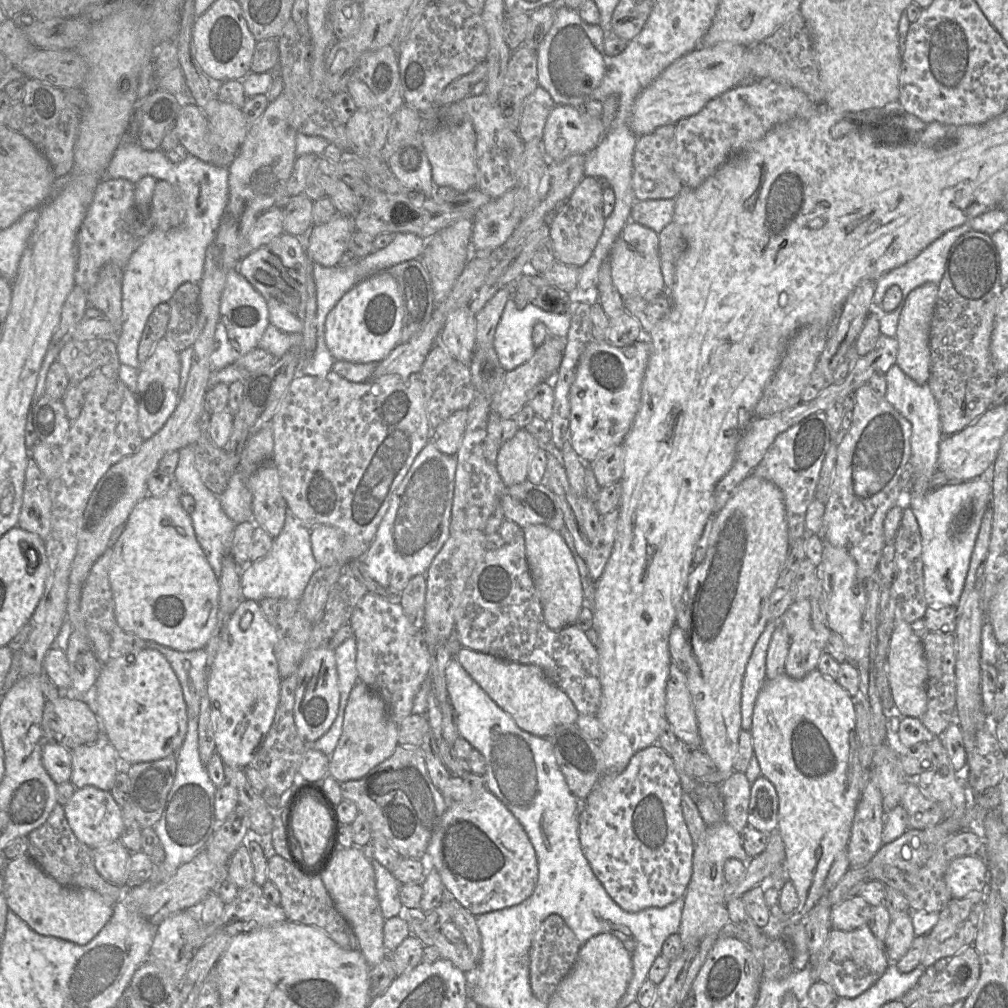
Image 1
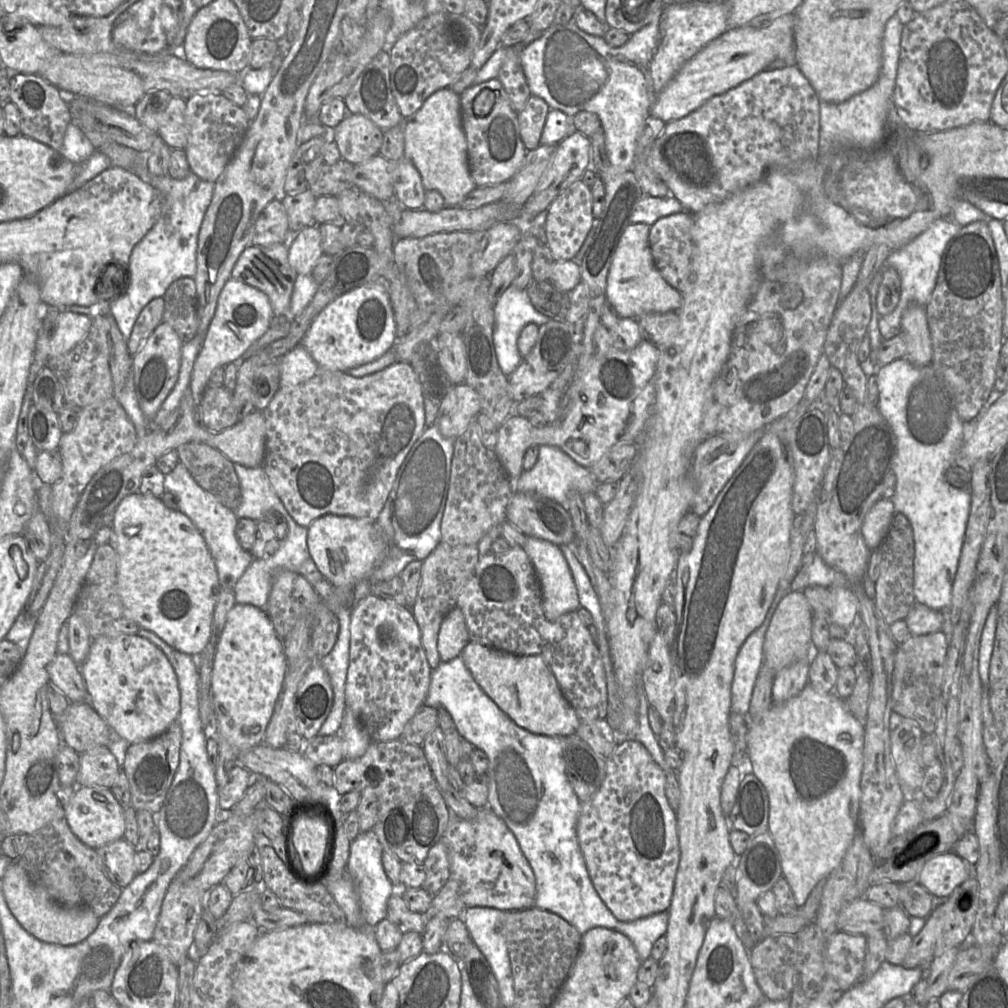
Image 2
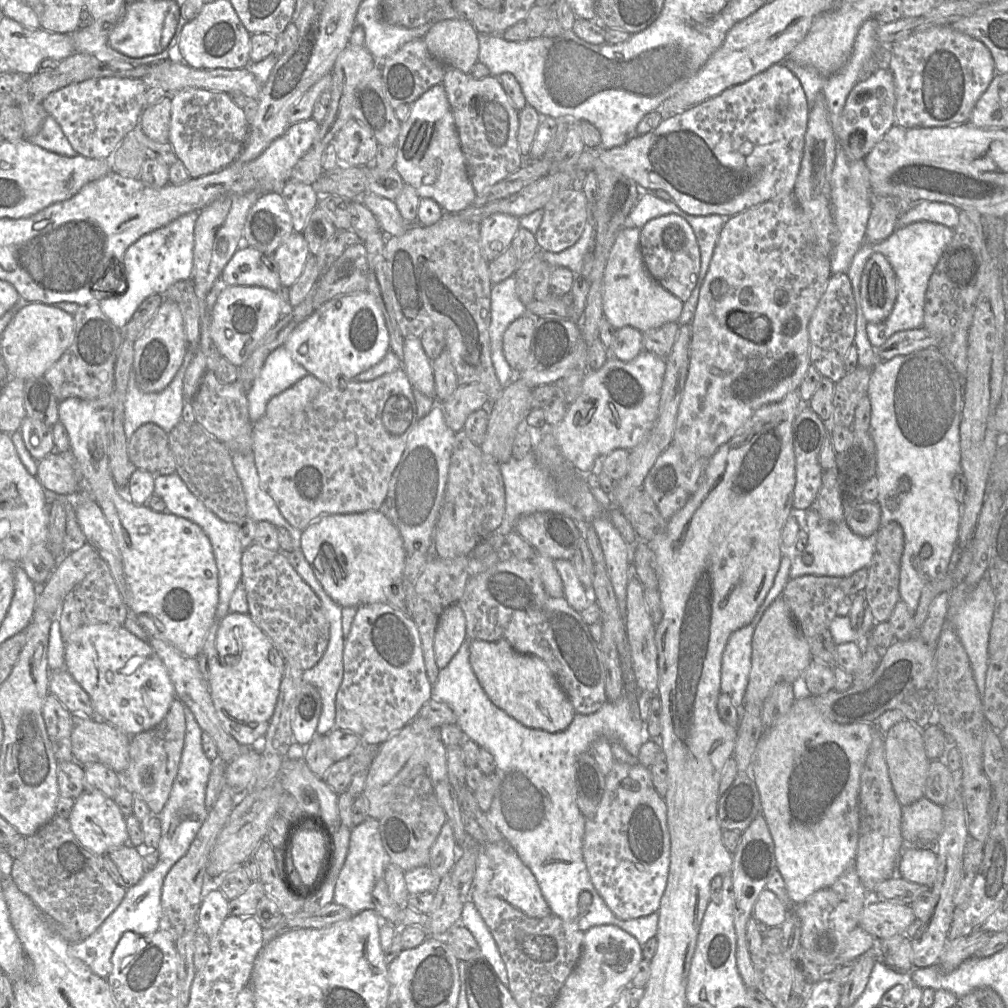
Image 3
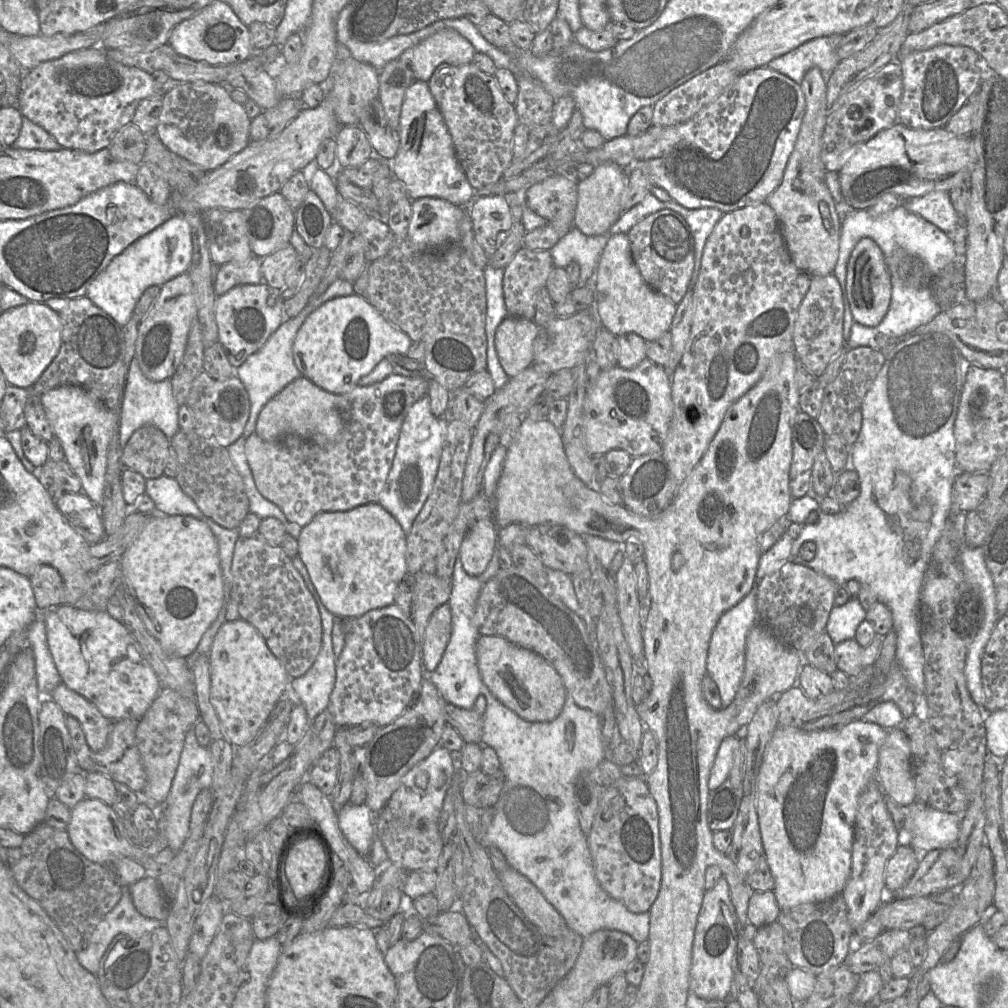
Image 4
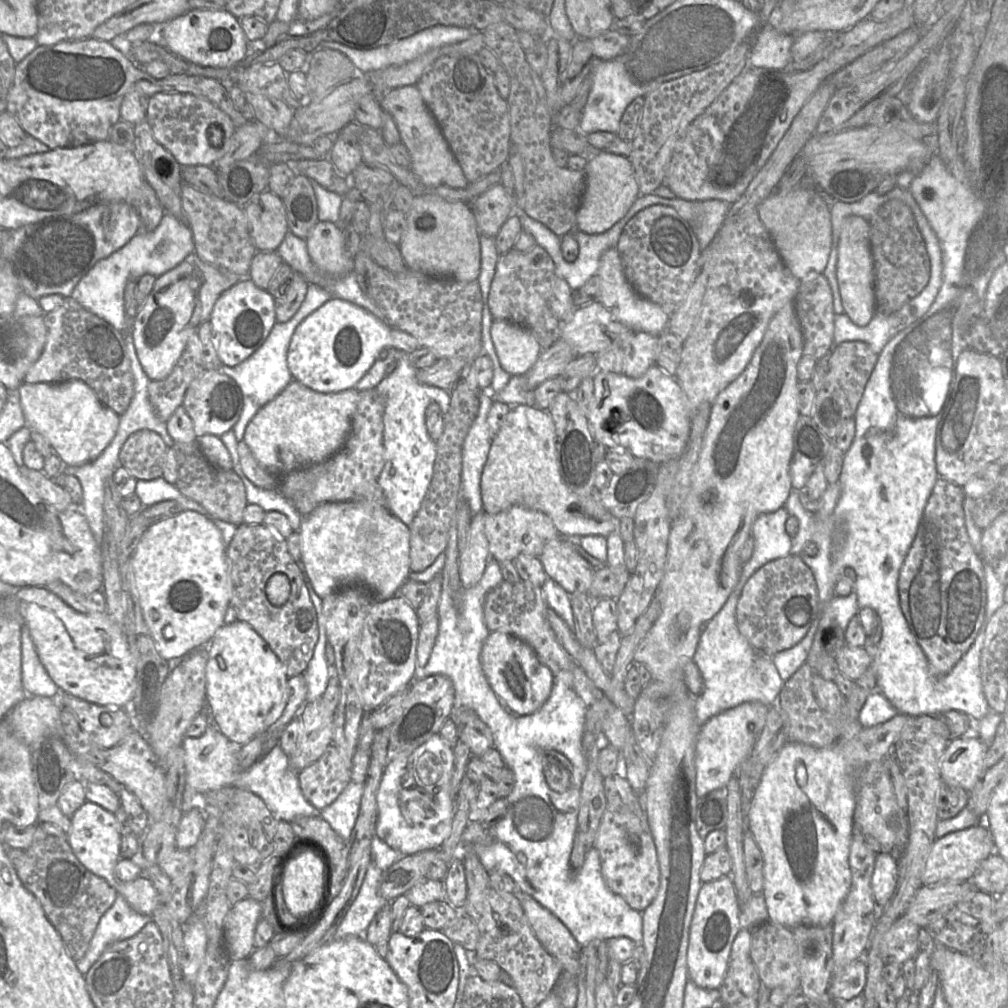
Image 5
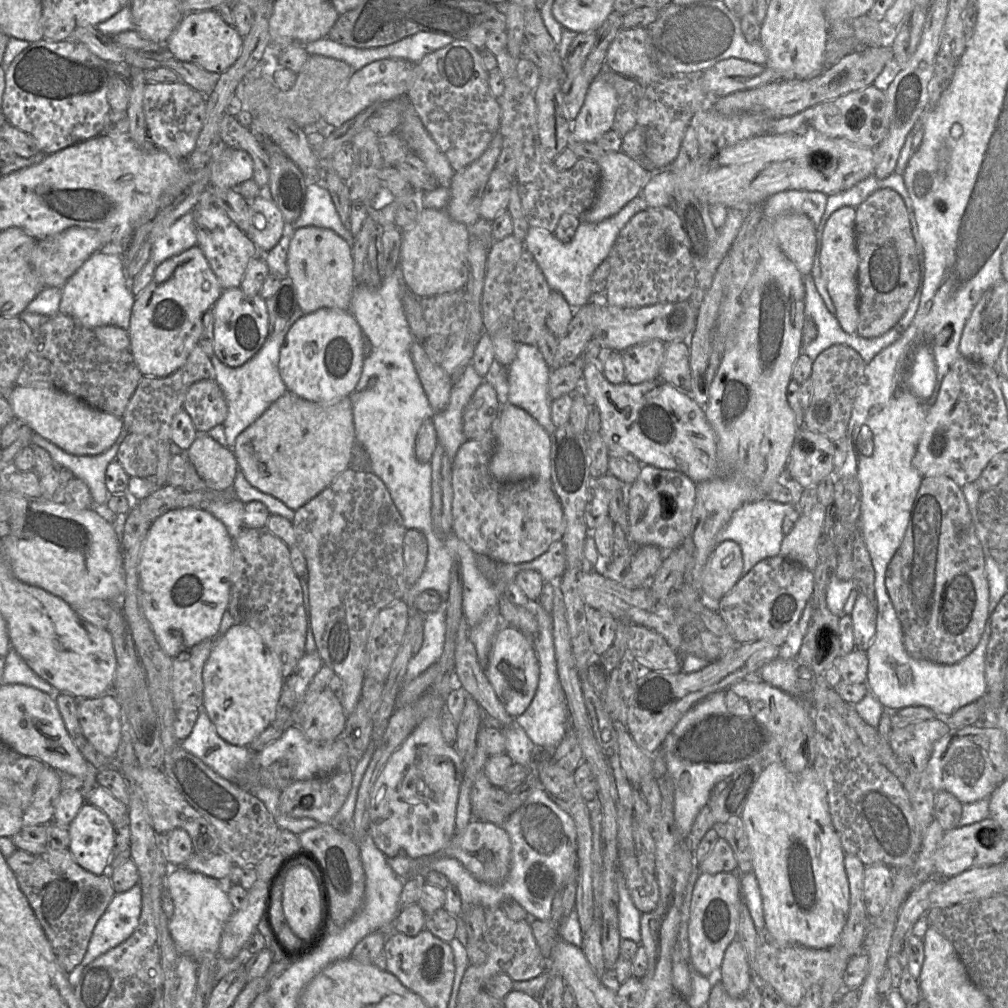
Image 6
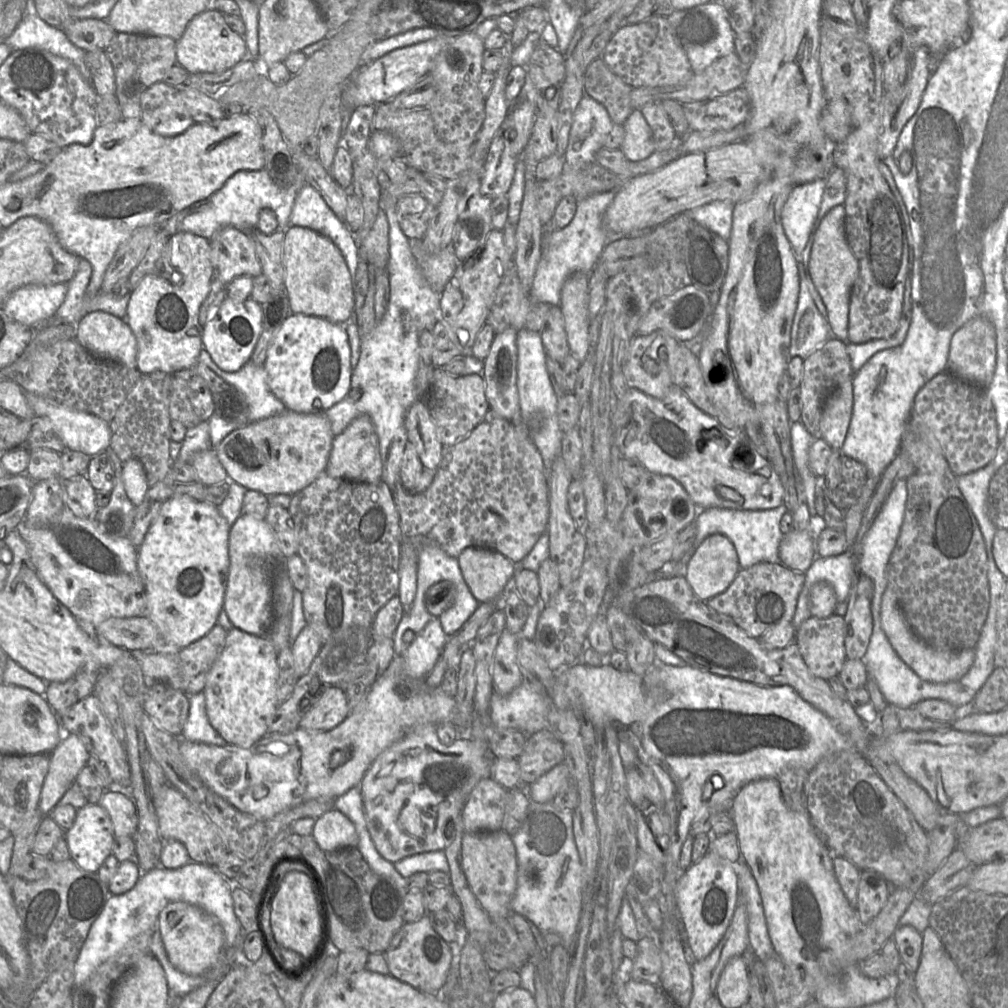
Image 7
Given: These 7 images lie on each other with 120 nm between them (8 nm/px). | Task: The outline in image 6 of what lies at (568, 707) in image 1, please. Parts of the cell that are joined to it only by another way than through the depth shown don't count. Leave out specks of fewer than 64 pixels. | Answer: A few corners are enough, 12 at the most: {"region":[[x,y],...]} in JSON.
{"region":[[511,625],[492,642],[486,673],[507,713],[523,714],[540,664]]}

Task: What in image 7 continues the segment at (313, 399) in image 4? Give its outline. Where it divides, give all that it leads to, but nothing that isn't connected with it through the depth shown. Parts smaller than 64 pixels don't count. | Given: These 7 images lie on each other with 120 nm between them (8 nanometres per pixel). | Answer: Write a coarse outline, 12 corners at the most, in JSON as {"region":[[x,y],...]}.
{"region":[[285,409],[215,449],[229,481],[293,496],[325,472],[324,413]]}

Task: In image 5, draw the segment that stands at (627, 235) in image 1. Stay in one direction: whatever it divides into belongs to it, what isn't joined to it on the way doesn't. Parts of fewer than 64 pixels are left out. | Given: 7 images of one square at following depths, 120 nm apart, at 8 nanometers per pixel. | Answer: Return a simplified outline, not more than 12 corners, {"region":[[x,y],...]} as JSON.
{"region":[[617,246],[602,254],[598,301],[633,332],[660,336],[672,312],[625,277]]}

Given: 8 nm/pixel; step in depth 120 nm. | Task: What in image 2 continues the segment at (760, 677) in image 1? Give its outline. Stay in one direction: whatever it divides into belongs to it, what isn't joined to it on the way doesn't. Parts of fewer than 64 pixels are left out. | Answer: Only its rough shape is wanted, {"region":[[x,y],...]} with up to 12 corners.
{"region":[[780,581],[763,623],[747,637],[735,659],[731,712],[748,715],[763,665],[765,634],[788,591]]}

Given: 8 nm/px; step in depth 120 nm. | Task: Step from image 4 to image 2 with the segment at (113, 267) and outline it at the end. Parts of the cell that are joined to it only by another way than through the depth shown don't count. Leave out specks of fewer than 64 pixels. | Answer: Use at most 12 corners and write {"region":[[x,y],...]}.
{"region":[[150,175],[161,214],[106,300],[126,341],[140,312],[195,277],[214,183]]}

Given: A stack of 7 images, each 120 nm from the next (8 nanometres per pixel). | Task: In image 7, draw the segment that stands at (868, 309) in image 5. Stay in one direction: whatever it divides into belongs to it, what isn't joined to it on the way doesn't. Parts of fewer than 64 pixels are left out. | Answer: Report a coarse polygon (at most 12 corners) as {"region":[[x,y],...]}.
{"region":[[844,206],[816,230],[809,273],[832,337],[849,343],[859,263]]}

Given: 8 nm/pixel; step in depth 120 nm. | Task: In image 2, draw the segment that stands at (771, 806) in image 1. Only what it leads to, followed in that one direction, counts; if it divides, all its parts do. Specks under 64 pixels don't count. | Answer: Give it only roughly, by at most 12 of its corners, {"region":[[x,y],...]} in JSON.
{"region":[[742,775],[726,819],[750,836],[768,832],[768,794]]}

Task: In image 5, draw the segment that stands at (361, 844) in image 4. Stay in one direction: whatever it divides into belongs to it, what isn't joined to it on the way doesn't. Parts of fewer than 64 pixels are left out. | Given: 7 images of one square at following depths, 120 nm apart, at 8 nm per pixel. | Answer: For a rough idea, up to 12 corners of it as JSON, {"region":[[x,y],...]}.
{"region":[[350,781],[320,816],[347,844],[364,784]]}

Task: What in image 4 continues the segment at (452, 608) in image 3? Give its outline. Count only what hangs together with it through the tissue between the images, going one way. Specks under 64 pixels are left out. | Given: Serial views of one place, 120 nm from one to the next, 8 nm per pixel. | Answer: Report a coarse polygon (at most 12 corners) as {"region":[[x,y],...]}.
{"region":[[448,602],[429,618],[422,645],[423,665],[433,671],[451,636]]}

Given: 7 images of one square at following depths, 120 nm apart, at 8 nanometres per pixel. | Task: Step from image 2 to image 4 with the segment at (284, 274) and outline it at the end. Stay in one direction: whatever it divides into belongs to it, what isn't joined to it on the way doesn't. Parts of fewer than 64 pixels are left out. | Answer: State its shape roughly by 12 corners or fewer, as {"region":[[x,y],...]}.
{"region":[[261,259],[226,263],[213,280],[217,296],[264,283]]}

